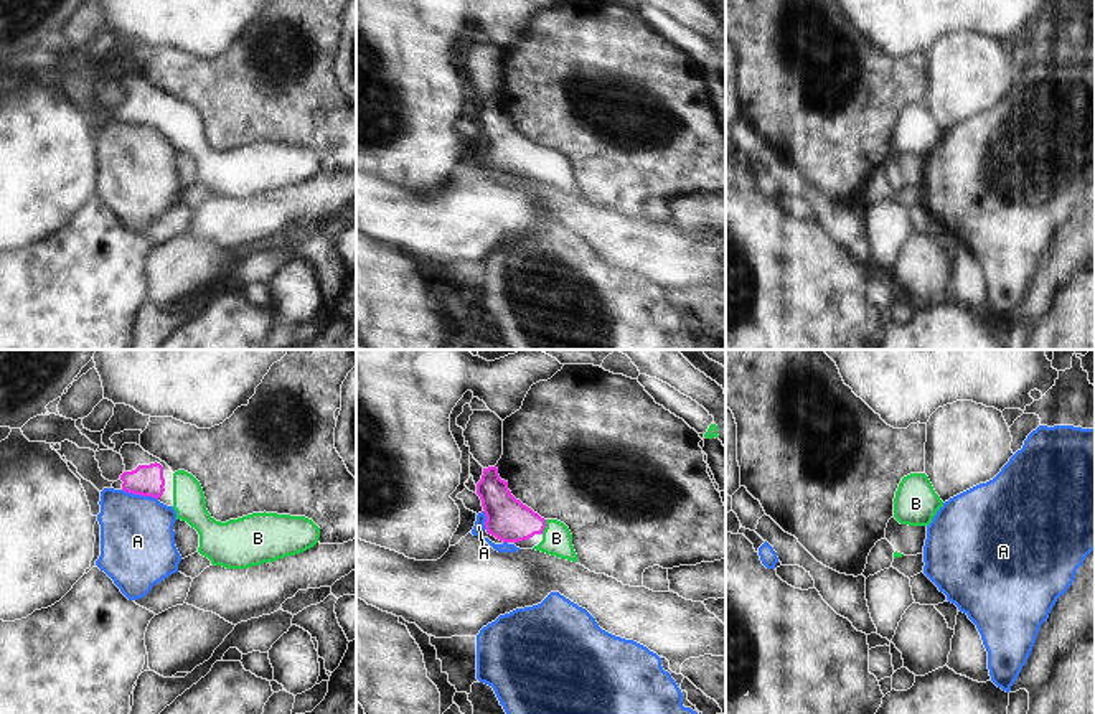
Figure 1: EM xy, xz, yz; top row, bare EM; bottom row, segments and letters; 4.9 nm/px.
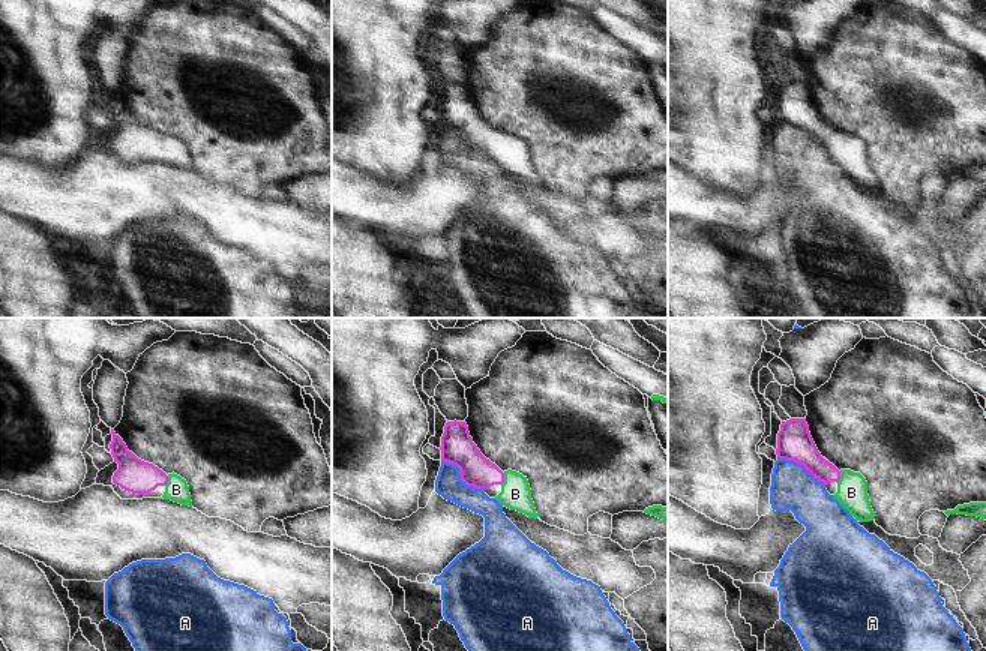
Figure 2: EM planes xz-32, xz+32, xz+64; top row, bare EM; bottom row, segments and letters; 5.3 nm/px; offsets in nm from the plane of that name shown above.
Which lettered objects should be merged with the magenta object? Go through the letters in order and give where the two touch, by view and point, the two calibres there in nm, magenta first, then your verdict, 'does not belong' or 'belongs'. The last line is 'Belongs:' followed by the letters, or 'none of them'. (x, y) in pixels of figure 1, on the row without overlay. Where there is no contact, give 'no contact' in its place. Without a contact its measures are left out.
A: contact xy (140, 124); calibres 160 and 360 nm; does not belong
B: contact xz (545, 157); calibres 220 and 140 nm; belongs
Belongs: B

